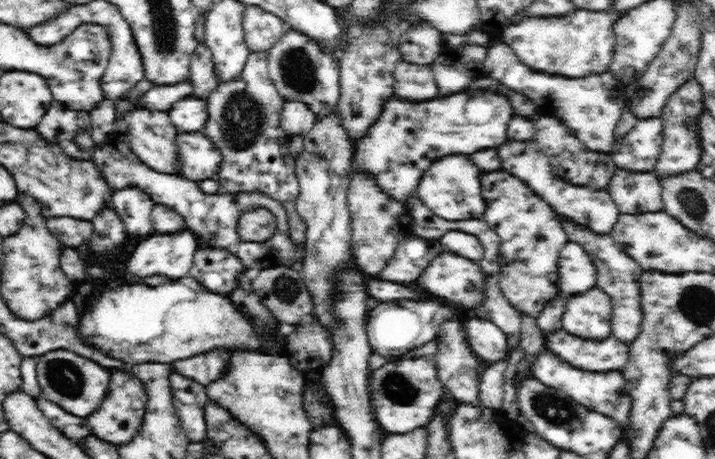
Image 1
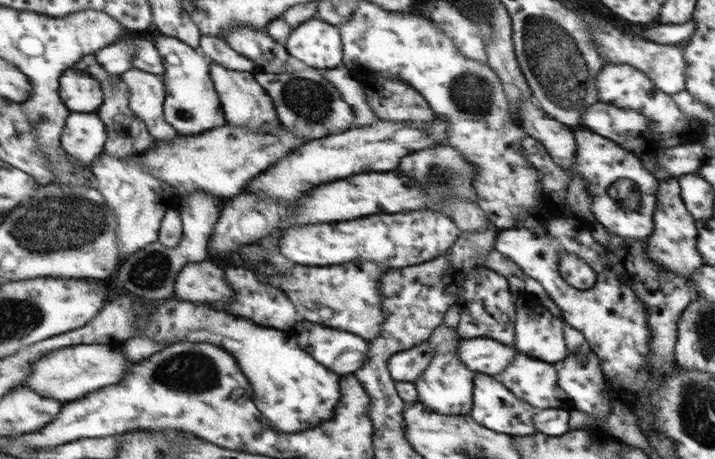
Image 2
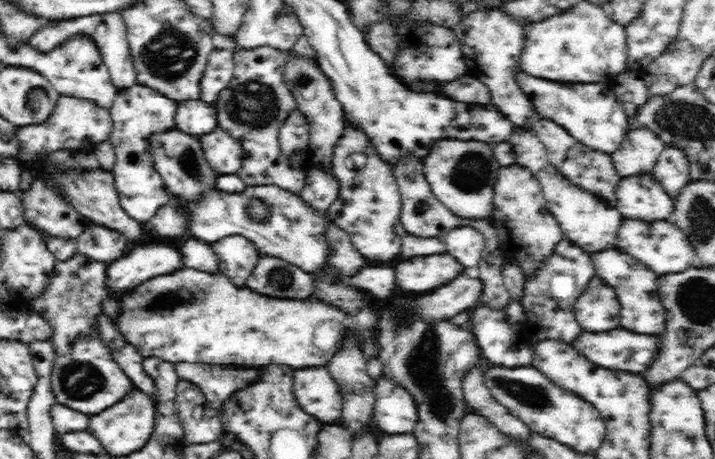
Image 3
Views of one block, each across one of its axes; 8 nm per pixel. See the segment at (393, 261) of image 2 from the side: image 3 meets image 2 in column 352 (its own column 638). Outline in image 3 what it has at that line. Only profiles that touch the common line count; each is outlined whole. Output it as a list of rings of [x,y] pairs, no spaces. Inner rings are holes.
[[[624,220],[618,230],[618,248],[640,260],[656,274],[674,274],[674,272],[684,272],[690,266],[697,266],[692,262],[692,248],[688,248],[688,240],[684,240],[684,232],[680,232],[680,228],[670,224],[670,220],[662,222],[664,224]]]

